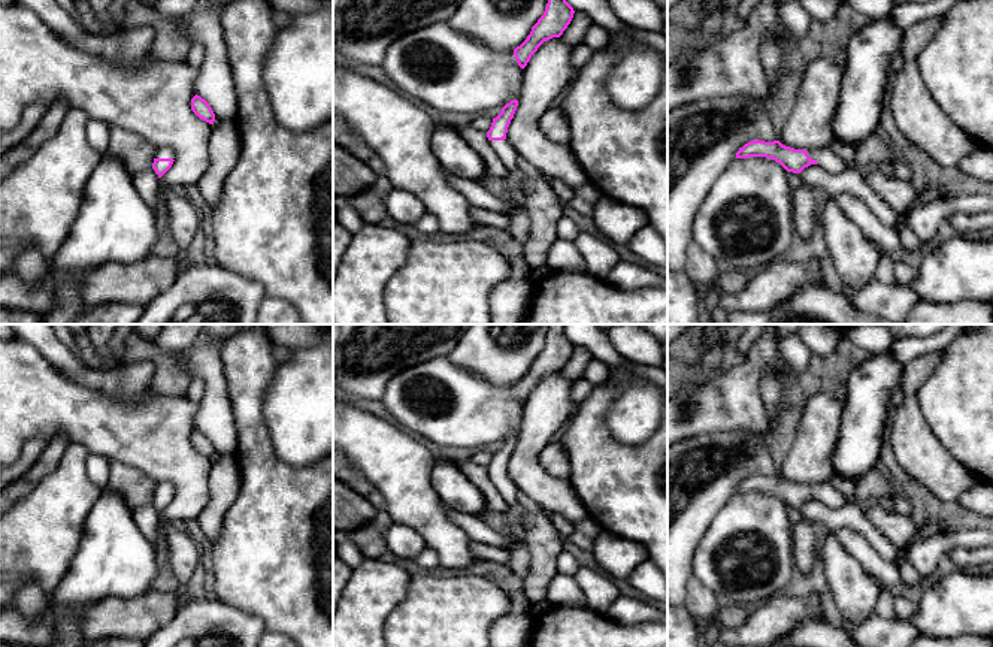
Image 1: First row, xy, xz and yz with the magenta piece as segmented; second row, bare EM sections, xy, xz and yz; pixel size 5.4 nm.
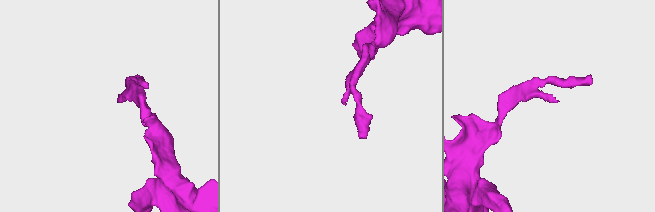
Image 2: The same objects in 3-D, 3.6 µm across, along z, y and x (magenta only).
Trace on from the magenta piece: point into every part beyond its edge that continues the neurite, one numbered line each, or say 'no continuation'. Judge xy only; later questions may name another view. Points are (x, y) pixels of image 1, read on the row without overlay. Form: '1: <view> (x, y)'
1: xy (162, 487)

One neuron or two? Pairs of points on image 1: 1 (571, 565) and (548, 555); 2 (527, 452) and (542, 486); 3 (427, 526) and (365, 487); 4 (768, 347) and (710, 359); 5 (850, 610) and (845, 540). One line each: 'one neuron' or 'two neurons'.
1: two neurons
2: one neuron
3: two neurons
4: two neurons
5: two neurons

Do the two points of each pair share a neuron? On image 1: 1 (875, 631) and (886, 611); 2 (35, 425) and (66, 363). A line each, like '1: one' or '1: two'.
1: two
2: two

